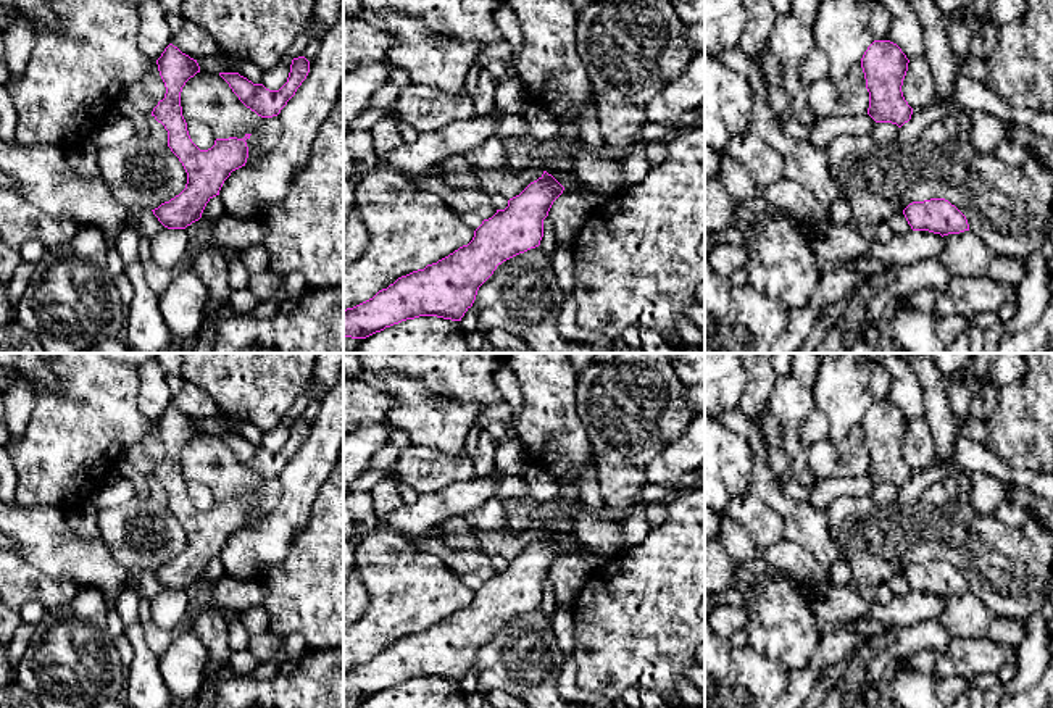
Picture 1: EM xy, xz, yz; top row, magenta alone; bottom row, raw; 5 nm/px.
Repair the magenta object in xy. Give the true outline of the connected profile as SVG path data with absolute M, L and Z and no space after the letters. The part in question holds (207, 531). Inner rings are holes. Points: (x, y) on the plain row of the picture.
M169 405L156 421L164 444L164 460L153 469L152 477L168 492L168 508L179 519L185 534L185 550L152 571L168 590L185 590L202 579L206 564L219 556L232 532L245 527L248 519L247 500L216 500L208 511L200 511L190 500L182 477L181 453L185 444L200 434L197 421Z

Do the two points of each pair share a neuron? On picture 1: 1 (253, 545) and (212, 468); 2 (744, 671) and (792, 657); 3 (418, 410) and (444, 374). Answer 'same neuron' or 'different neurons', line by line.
1: different neurons
2: different neurons
3: different neurons

